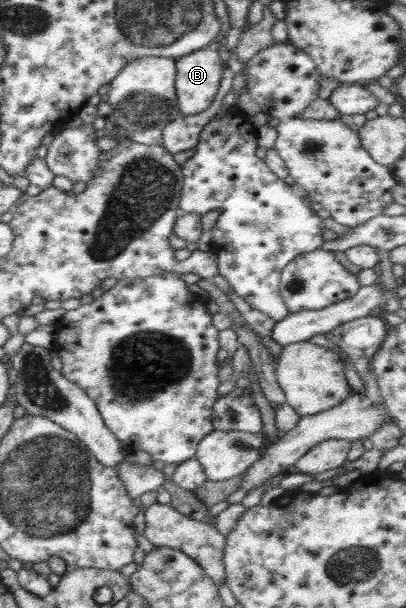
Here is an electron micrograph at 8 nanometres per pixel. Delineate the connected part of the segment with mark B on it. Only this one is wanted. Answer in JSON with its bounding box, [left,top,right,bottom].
[175,40,223,115]

